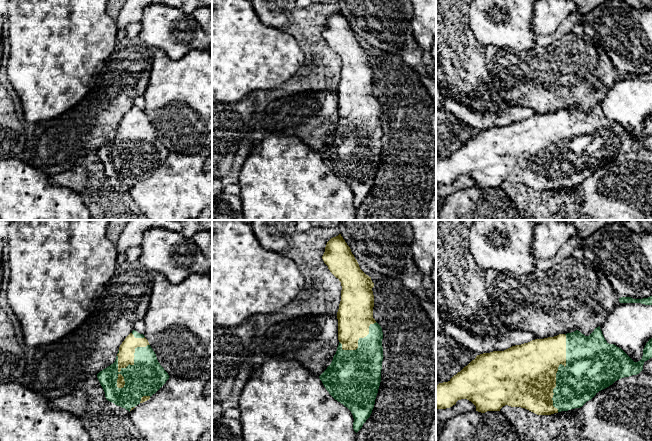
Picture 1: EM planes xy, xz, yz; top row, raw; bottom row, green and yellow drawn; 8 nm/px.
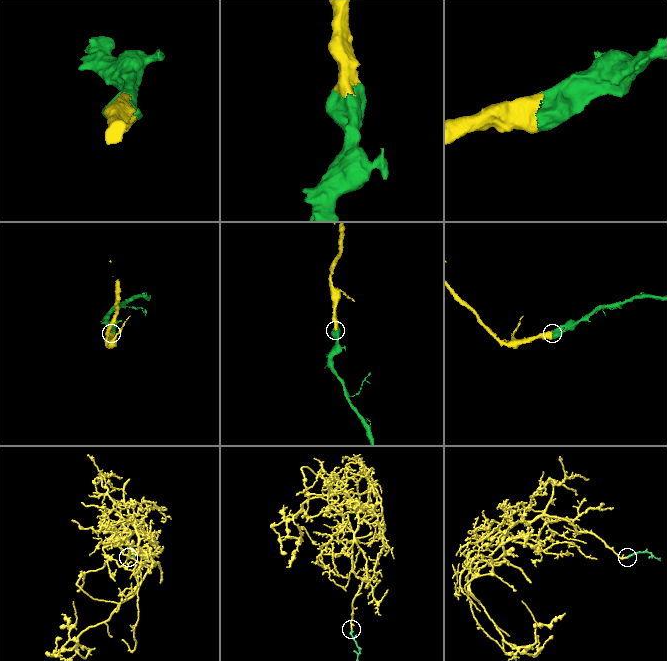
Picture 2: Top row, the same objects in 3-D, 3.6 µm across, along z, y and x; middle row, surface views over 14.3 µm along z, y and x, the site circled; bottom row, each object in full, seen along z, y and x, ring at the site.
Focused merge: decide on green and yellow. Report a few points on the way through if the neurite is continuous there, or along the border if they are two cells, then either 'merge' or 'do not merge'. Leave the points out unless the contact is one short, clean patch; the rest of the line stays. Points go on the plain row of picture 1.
merge

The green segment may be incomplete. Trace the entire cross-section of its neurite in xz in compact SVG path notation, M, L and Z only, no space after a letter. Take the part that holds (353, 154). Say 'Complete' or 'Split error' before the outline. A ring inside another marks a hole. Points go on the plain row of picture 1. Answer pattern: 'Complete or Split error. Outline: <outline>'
Split error. Outline: M341 10L327 18L322 35L330 48L341 58L342 66L337 88L339 121L331 140L319 154L329 170L351 187L354 194L353 205L357 209L374 184L384 133L382 104L373 94L374 59L371 53L360 45Z

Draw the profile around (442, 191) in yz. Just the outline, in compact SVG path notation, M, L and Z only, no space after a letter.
M467 175L458 176L456 180L450 184L436 185L436 209L439 210L441 208L445 198L451 193L460 189L475 186L476 182Z

